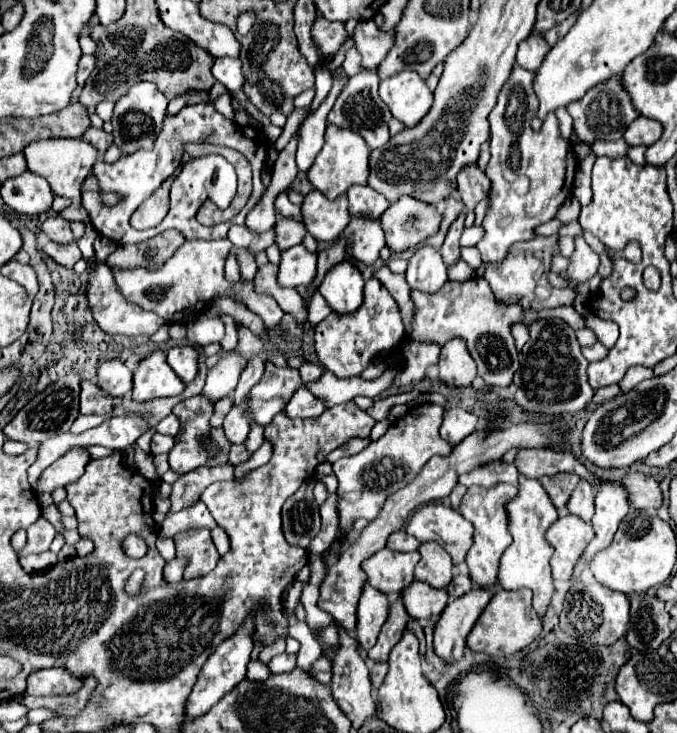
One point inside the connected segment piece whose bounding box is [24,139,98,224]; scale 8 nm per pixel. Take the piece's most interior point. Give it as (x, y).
(64, 163)

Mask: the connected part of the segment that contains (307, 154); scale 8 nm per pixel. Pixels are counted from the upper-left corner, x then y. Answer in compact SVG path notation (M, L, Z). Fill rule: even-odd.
M334 83L330 95L326 97L326 101L310 115L304 119L304 123L300 125L300 143L298 143L298 153L296 153L296 165L298 171L306 171L310 167L310 163L314 163L318 151L324 145L324 129L326 129L326 115L332 109L338 93L342 91L344 83Z

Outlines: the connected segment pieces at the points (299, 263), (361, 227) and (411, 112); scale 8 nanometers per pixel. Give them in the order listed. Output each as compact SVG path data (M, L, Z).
M294 245L280 253L278 285L298 287L310 285L316 279L316 253L308 253L304 245Z
M352 219L344 229L344 235L348 241L350 257L366 265L372 265L378 259L380 249L386 245L378 219Z
M402 71L396 77L380 81L380 97L390 113L406 127L414 127L432 107L432 91L414 71Z

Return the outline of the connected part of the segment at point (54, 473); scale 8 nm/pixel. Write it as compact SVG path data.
M72 447L60 459L56 459L50 467L46 467L38 481L38 491L52 493L58 487L66 487L78 481L84 475L84 467L90 461L90 453L86 447Z

